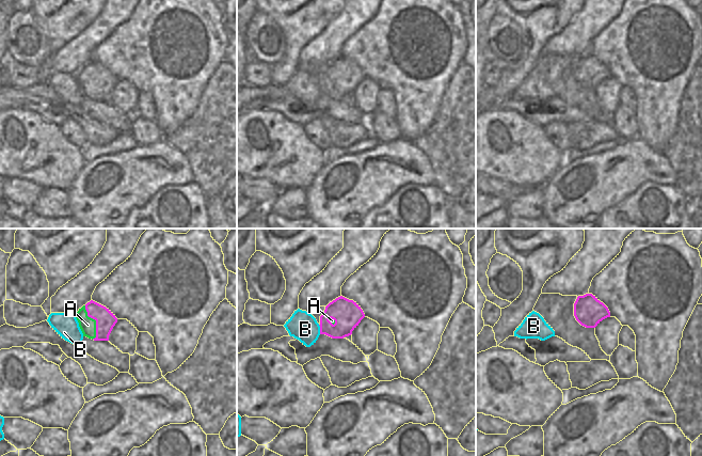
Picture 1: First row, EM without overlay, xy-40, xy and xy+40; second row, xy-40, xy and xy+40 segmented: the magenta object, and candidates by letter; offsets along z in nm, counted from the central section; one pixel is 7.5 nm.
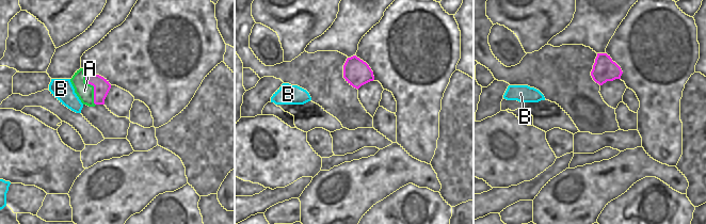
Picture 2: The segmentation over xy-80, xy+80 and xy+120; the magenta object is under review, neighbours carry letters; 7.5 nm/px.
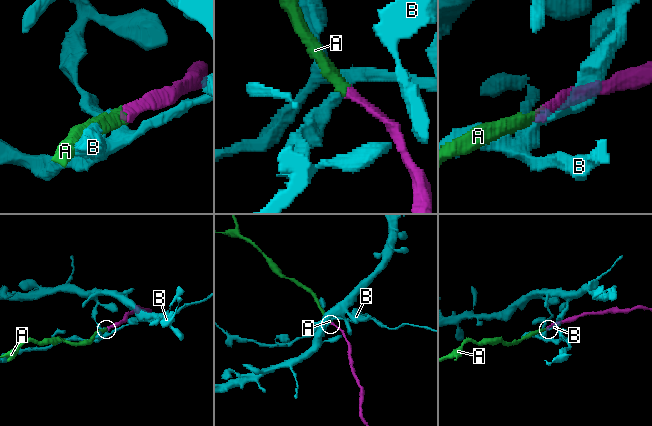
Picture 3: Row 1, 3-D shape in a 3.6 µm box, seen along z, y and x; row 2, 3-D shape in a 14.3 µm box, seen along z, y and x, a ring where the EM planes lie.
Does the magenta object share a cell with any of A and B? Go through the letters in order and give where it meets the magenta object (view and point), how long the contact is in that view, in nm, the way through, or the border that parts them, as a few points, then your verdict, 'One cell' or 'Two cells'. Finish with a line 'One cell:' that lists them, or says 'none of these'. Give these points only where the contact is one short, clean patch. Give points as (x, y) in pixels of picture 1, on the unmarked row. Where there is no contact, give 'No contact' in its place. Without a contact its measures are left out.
A: Touches magenta at xy-40 (96, 82). Shared border 260 nm. Path across: xy-40 (106, 81), (96, 82), (88, 85). One cell
B: Touches magenta at xy (320, 90). Shared border 70 nm. Boundary: xy (318, 85), (320, 94). Two cells
One cell: A

